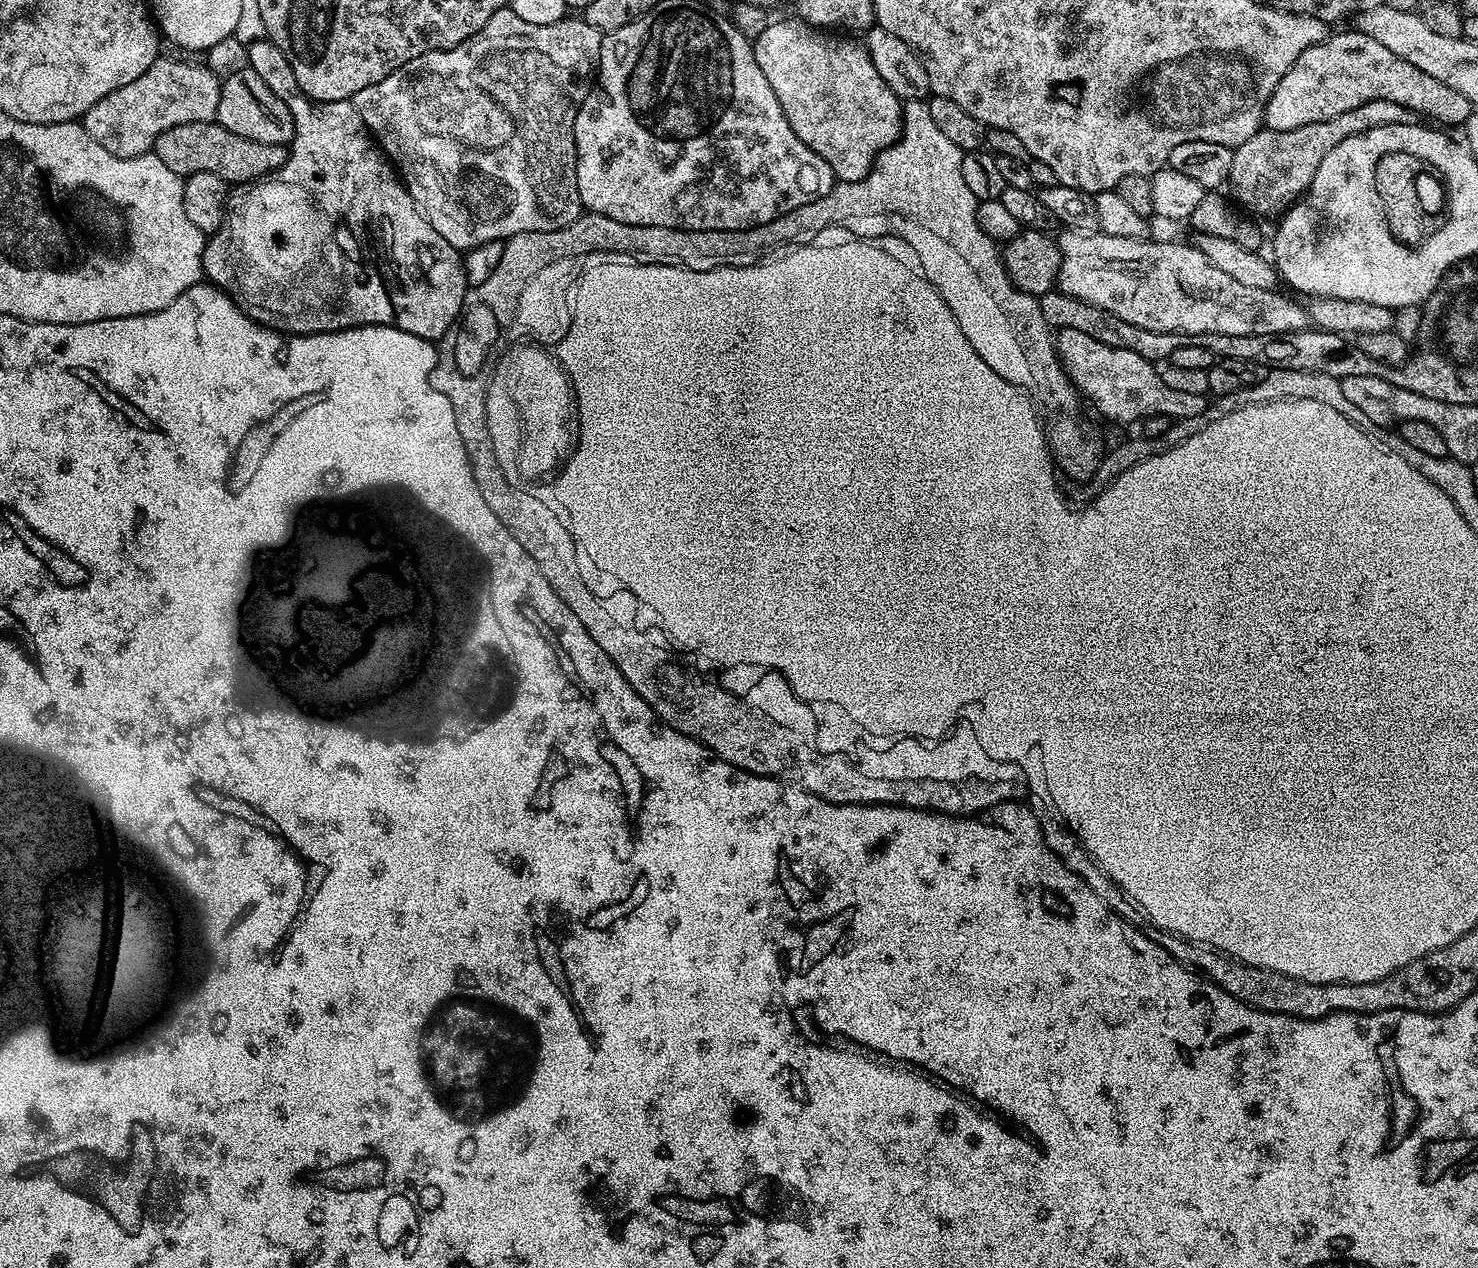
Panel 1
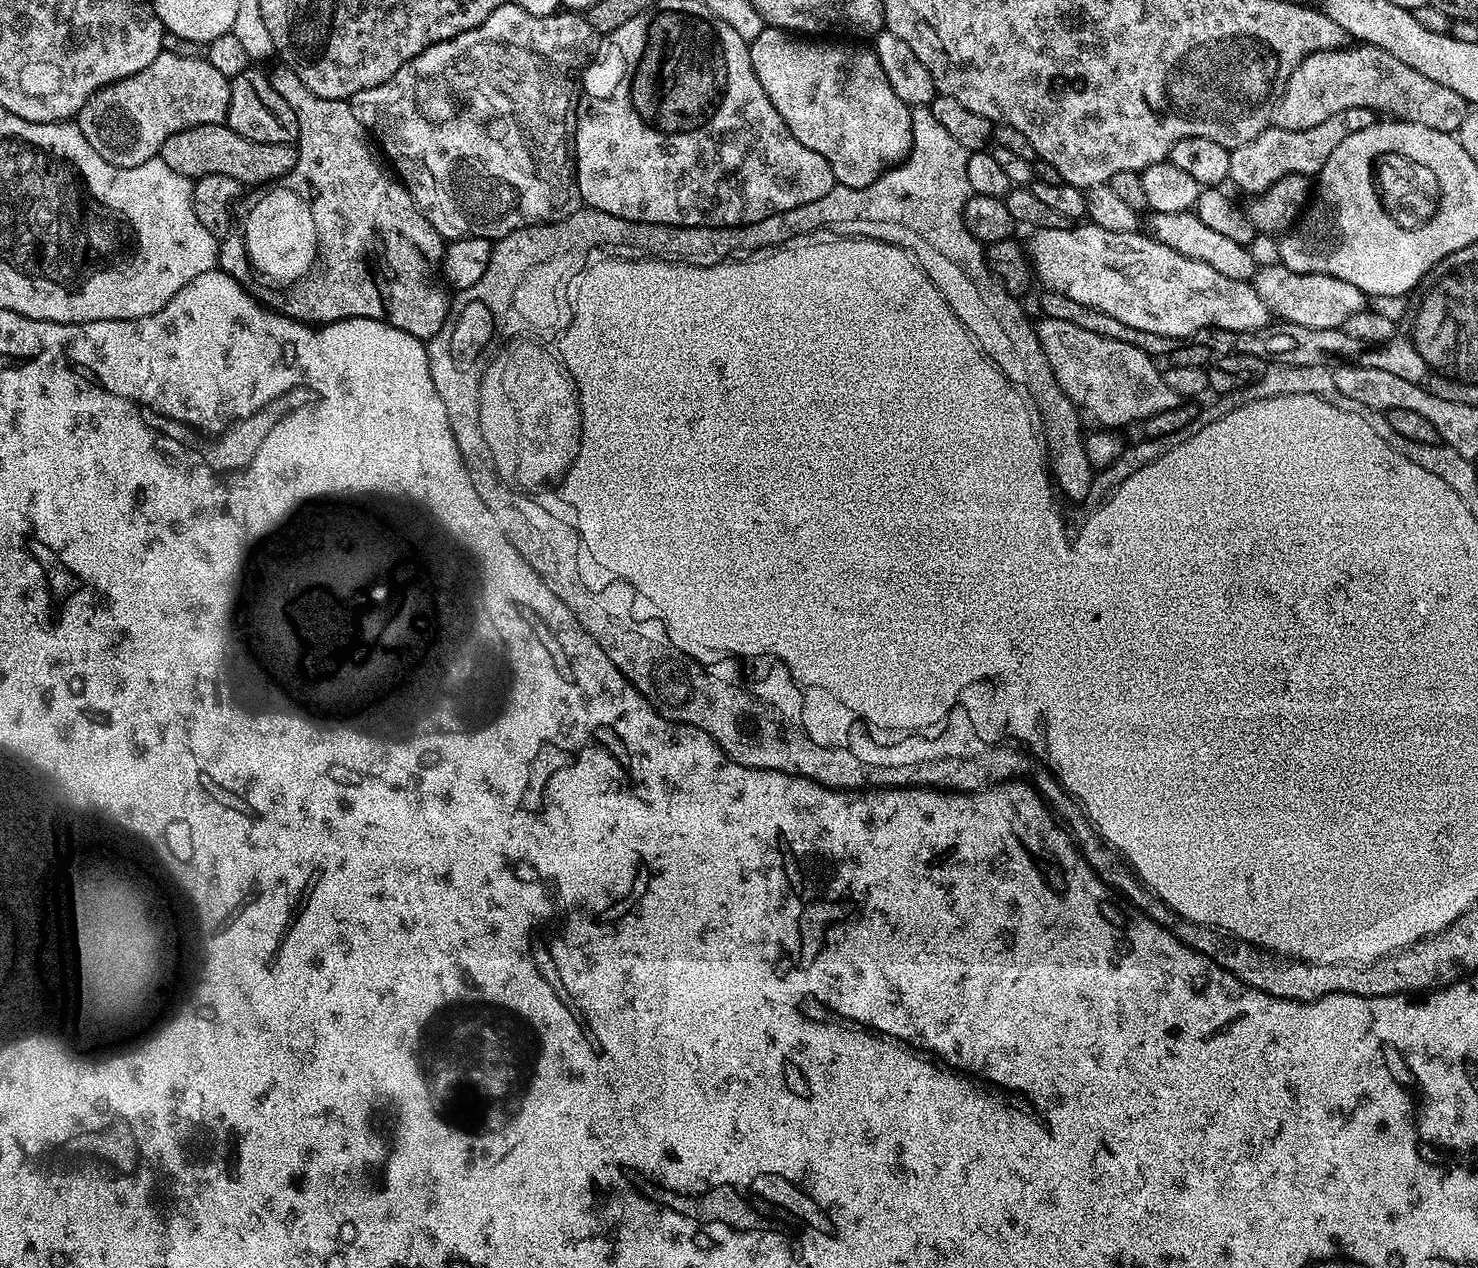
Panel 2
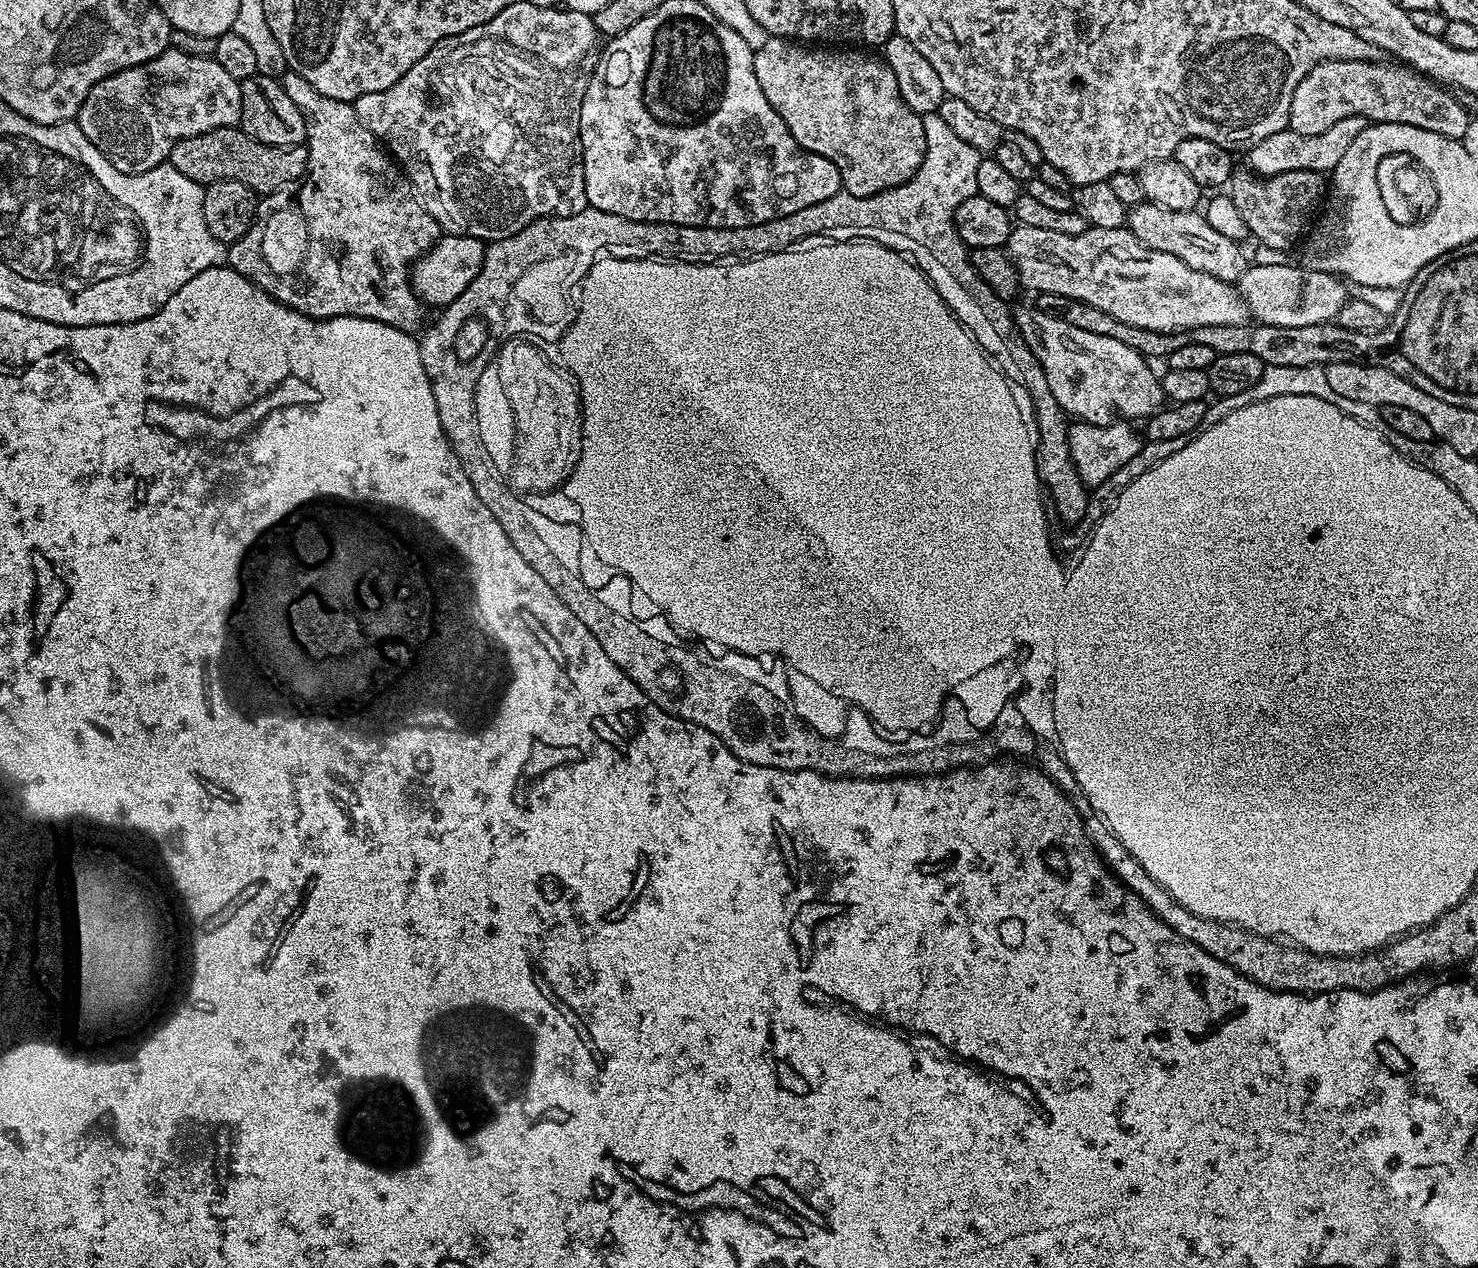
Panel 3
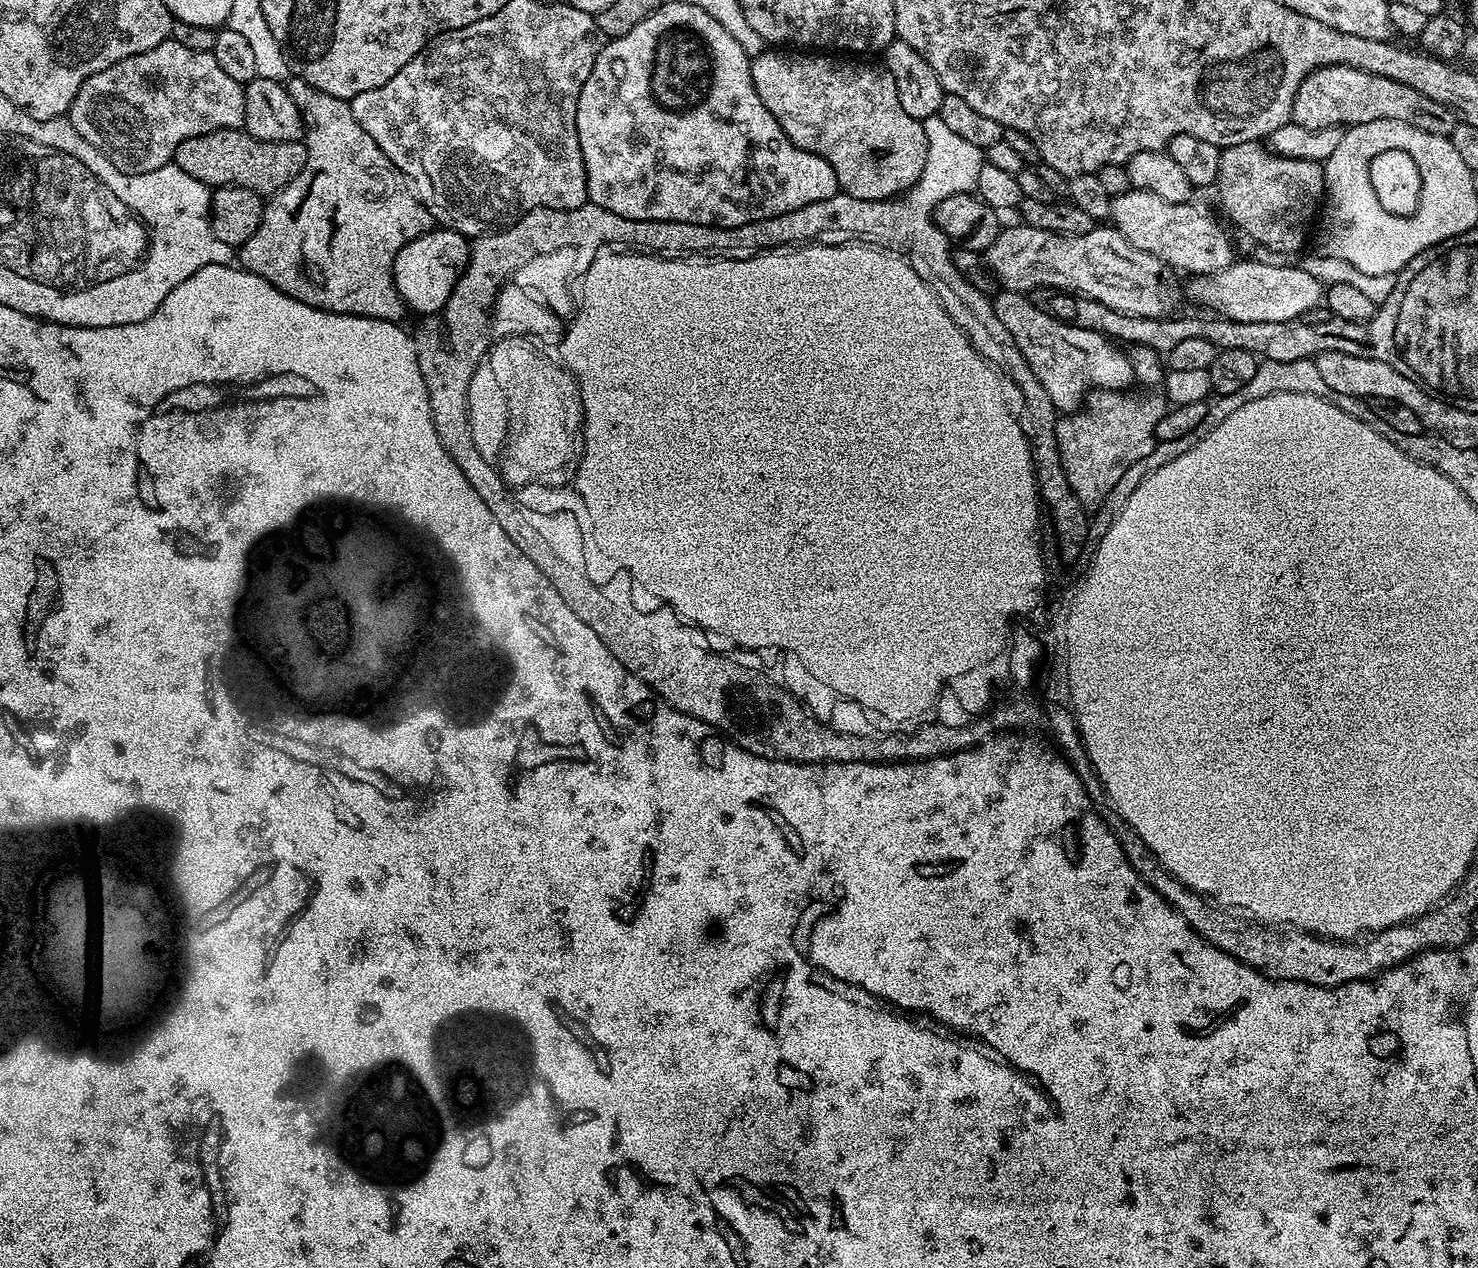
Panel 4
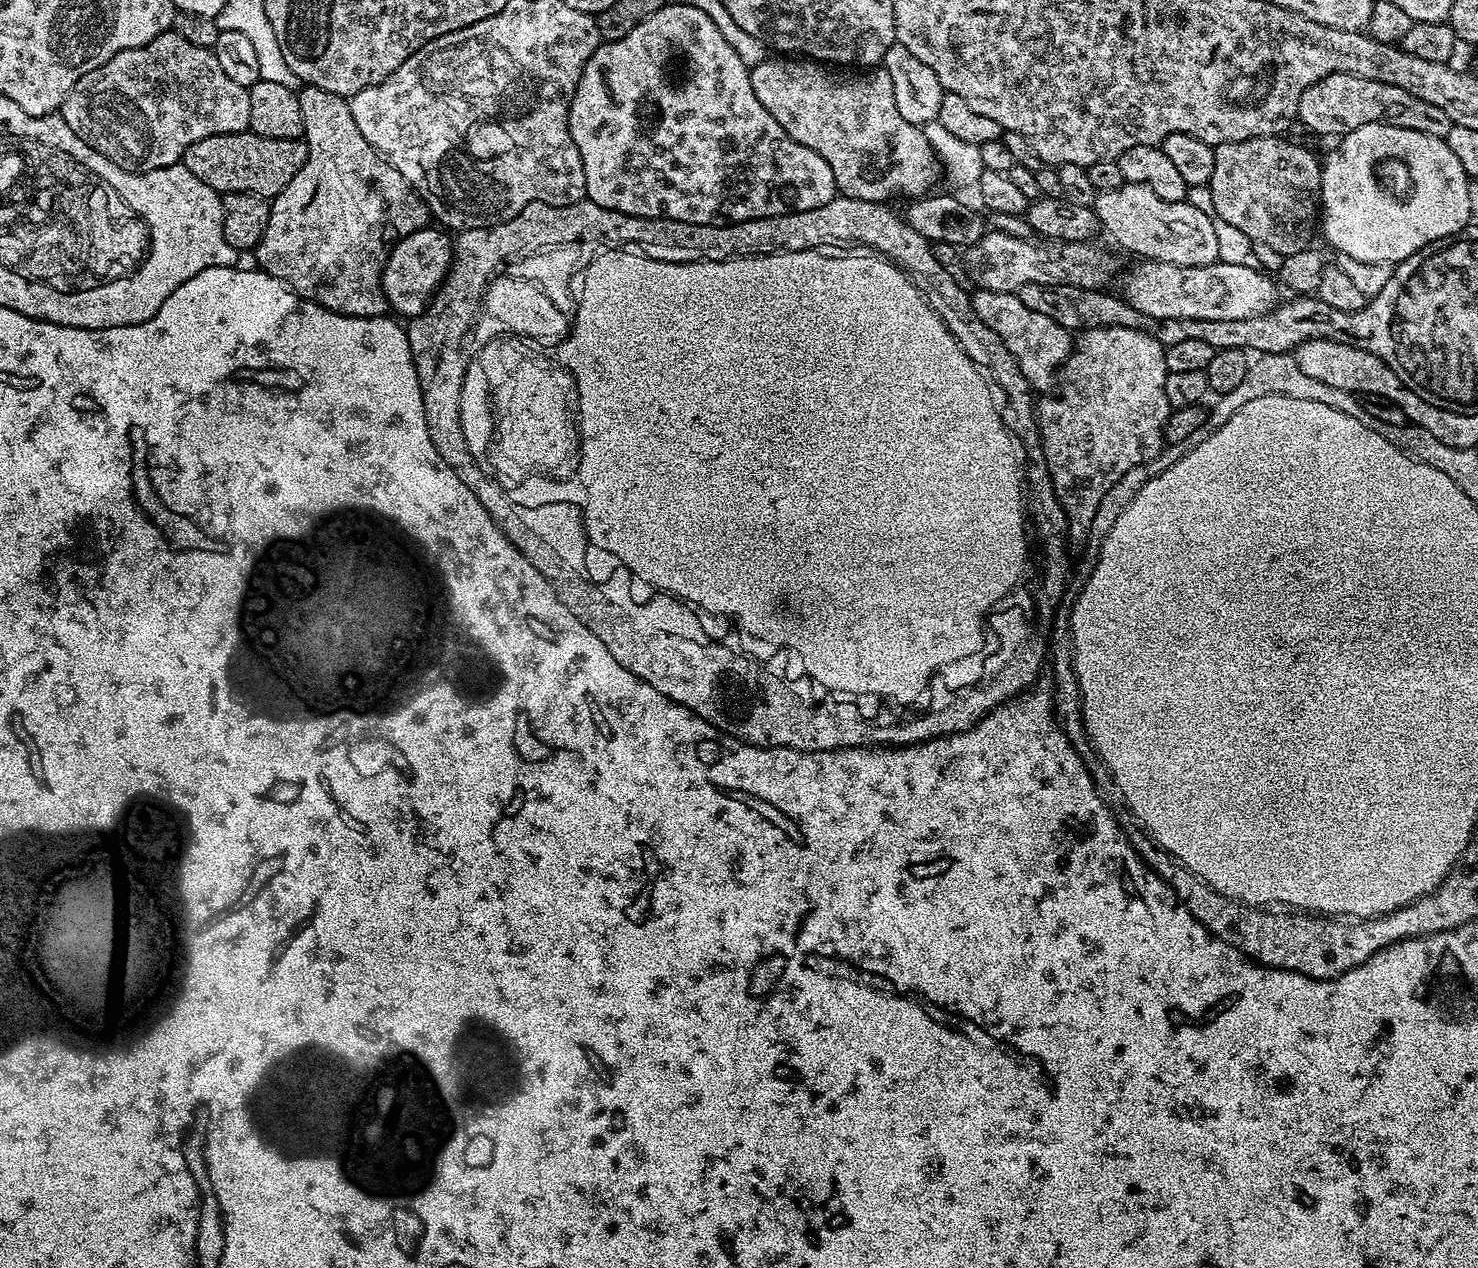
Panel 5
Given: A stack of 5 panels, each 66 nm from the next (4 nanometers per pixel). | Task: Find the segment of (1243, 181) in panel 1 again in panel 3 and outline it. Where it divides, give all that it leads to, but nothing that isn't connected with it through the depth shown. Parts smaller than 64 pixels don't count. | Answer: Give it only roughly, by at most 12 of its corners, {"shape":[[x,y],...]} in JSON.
{"shape":[[1351,116],[1322,134],[1289,127],[1255,141],[1247,167],[1264,176],[1331,173],[1368,127]]}

